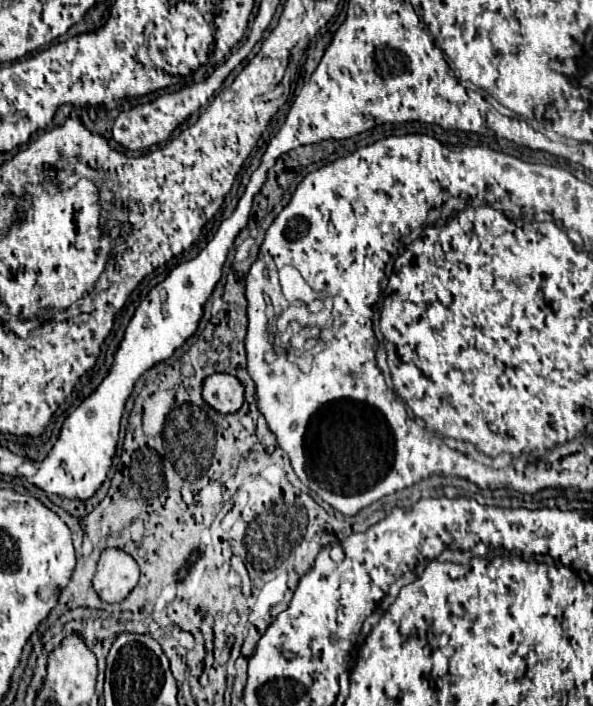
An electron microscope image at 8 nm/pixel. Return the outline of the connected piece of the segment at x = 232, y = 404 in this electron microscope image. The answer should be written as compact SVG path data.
M212 374L204 380L204 400L218 412L238 412L244 404L244 386L232 374Z

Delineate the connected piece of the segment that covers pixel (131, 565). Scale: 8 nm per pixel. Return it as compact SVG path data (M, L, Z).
M108 548L102 552L98 570L94 574L94 590L106 604L116 604L128 598L128 594L138 584L138 564L136 560L122 552Z

